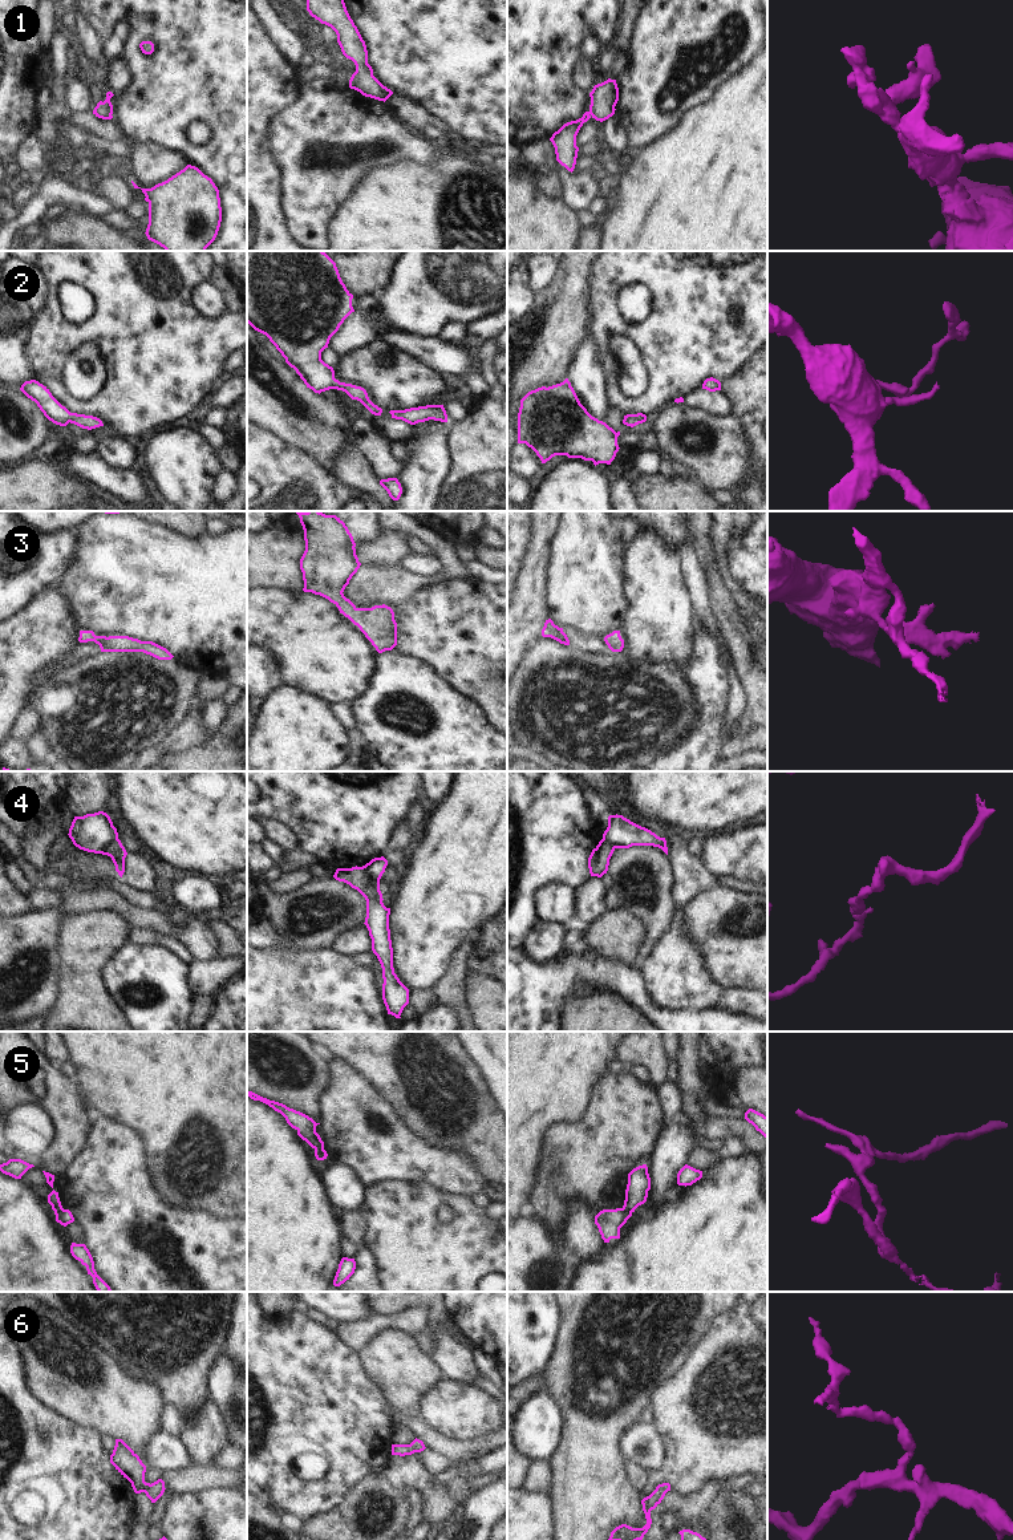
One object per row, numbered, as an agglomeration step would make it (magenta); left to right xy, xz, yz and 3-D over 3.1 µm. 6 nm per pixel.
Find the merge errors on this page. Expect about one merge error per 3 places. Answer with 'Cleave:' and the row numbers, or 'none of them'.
Cleave: 4, 5

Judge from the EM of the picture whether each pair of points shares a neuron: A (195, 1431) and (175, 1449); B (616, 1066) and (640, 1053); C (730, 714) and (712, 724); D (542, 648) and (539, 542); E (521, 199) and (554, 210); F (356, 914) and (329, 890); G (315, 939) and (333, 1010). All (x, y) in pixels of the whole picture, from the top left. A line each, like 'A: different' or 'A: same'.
A: different
B: different
C: different
D: different
E: same
F: same
G: different

